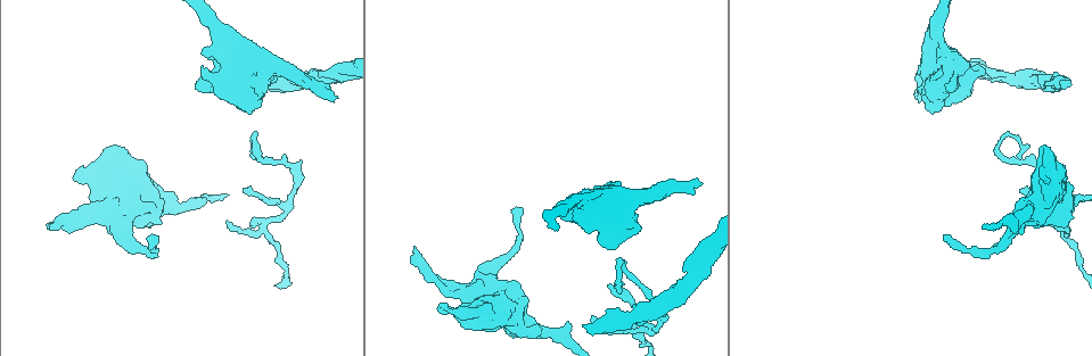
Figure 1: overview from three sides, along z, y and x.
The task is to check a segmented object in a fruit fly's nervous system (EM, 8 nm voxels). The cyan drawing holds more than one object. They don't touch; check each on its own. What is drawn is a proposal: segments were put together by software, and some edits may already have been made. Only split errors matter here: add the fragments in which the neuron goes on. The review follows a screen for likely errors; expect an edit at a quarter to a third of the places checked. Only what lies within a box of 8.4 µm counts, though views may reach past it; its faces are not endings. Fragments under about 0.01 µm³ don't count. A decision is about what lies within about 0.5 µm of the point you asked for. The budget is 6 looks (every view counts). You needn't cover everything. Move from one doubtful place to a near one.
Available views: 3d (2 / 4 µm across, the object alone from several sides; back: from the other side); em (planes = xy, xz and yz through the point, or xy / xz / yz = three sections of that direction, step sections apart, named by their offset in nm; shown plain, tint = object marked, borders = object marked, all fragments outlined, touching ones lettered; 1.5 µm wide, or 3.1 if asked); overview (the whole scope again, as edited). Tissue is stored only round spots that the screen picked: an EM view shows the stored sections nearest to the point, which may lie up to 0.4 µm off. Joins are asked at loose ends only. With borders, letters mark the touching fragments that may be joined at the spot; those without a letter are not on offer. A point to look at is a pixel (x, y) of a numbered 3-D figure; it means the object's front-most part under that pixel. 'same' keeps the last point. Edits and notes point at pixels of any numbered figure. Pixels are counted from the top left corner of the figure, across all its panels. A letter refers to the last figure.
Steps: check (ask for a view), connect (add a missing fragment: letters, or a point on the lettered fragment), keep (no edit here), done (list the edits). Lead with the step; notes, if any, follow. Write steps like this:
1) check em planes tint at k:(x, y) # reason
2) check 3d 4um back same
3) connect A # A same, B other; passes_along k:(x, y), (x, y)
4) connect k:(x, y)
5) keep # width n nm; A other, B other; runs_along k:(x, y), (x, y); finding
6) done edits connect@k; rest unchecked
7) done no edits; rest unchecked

check em xy step 4 tint at 1:(582, 324) # free end

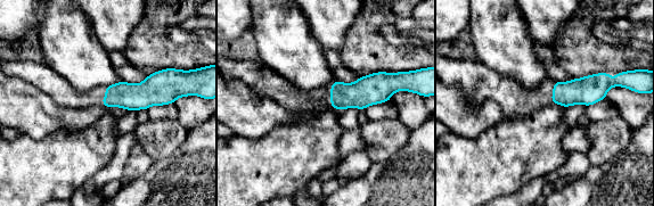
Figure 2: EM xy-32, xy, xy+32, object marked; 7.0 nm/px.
check em planes borders same

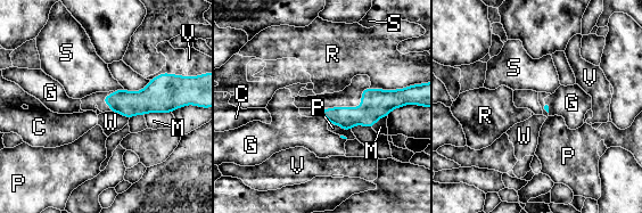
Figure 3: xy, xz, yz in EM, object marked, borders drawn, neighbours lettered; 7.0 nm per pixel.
connect G # longest_contact M 190 nm; C other, G same, M other, P other, R other, S other, V other, W other; passes_along 3:(346, 117), (323, 115), (291, 130); the neuron continues

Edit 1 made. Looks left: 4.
check overview

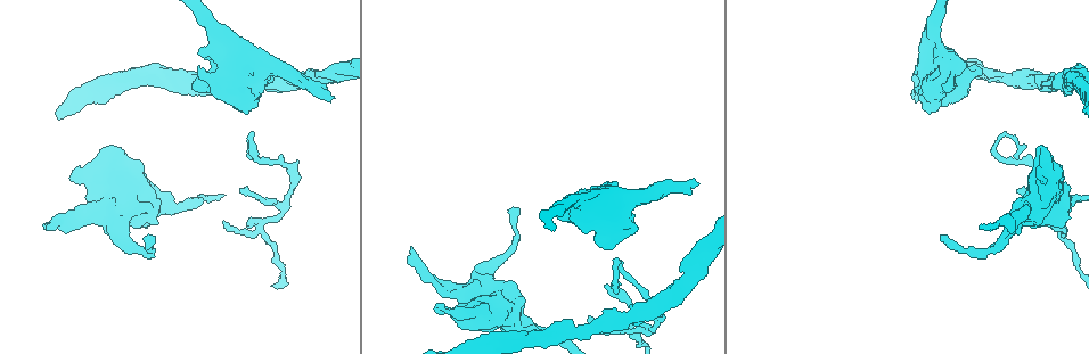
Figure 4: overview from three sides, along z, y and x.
check em planes tint at 4:(249, 226) # thin end

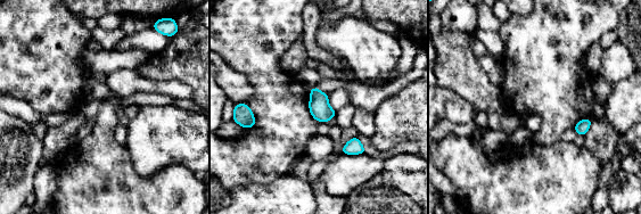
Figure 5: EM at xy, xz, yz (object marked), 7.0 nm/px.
check em planes borders same

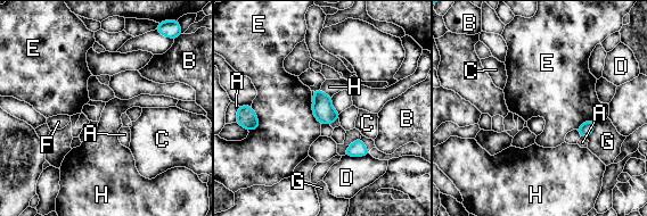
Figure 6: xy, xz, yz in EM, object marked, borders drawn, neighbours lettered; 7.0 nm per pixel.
keep # longest_contact E 190 nm; A other, B other, C other, D other, E other, F other, G other, H other; border 6:(251, 106), (259, 126), (248, 131); no lettered fragment goes on from it

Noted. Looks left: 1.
check em planes borders at 4:(1036, 227) # thick end

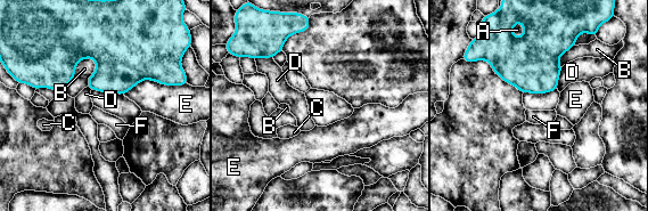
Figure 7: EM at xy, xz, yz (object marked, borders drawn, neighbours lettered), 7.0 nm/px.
keep # A other, B other, C other, D other, E other, F other; border 7:(563, 66), (557, 89); none of them fits

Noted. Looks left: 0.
done edits connect@3; rest unchecked

